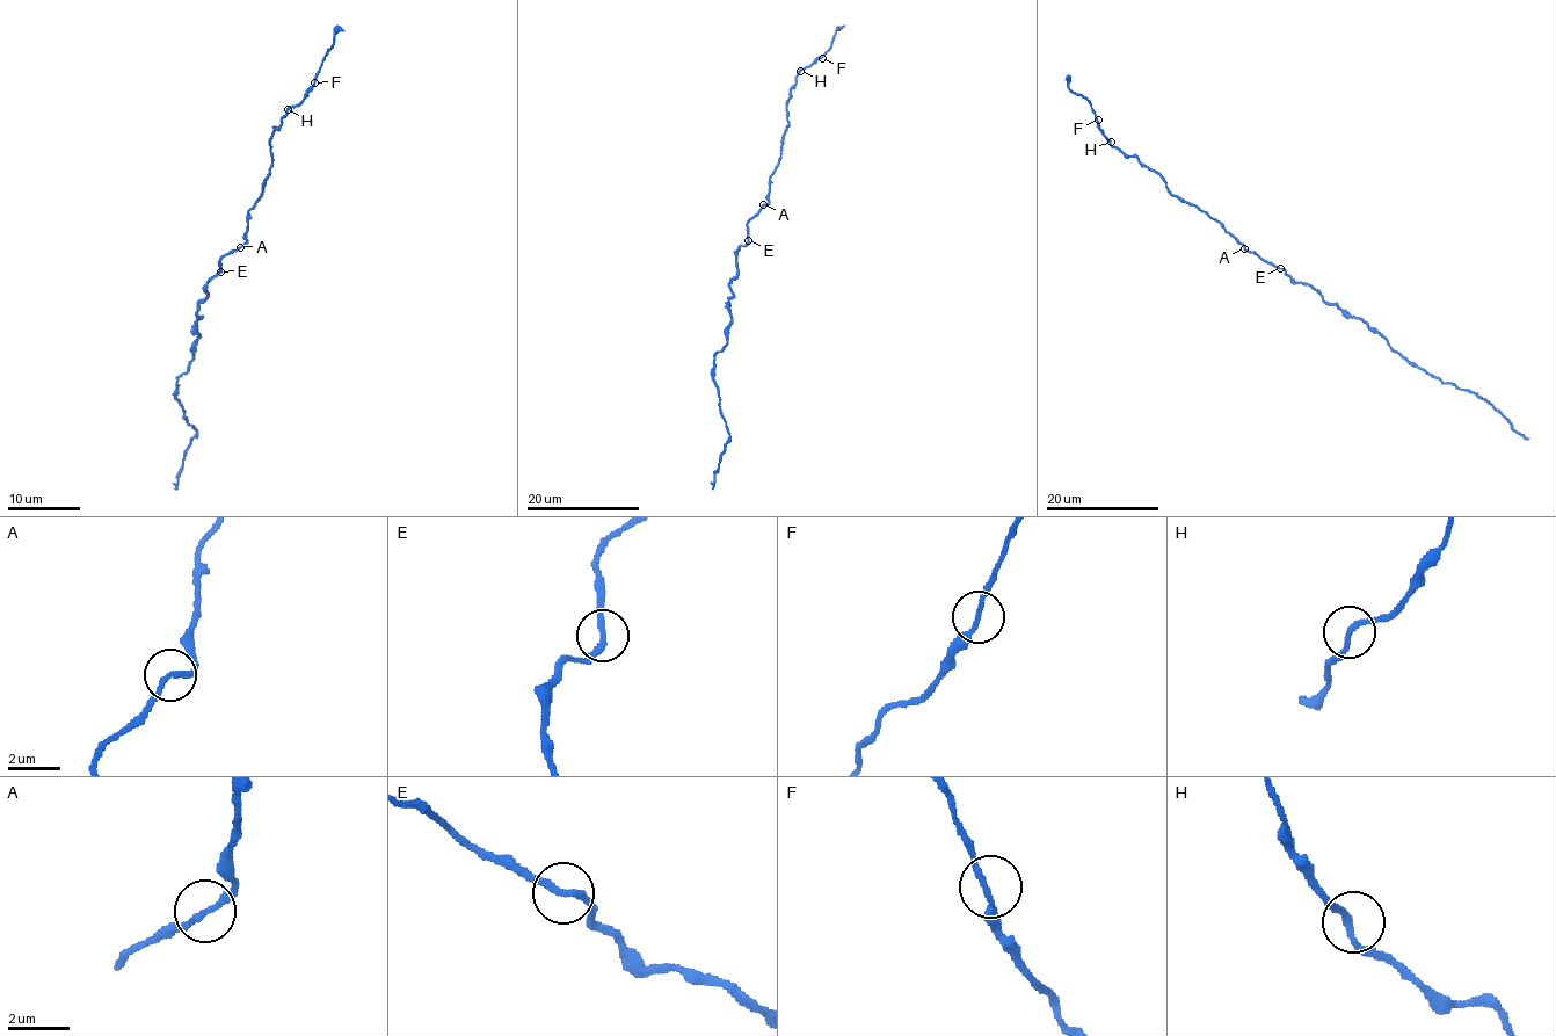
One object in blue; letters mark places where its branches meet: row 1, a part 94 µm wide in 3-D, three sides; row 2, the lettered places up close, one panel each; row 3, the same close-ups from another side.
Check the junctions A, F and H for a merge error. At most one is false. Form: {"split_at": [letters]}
{"split_at": ["A"]}

